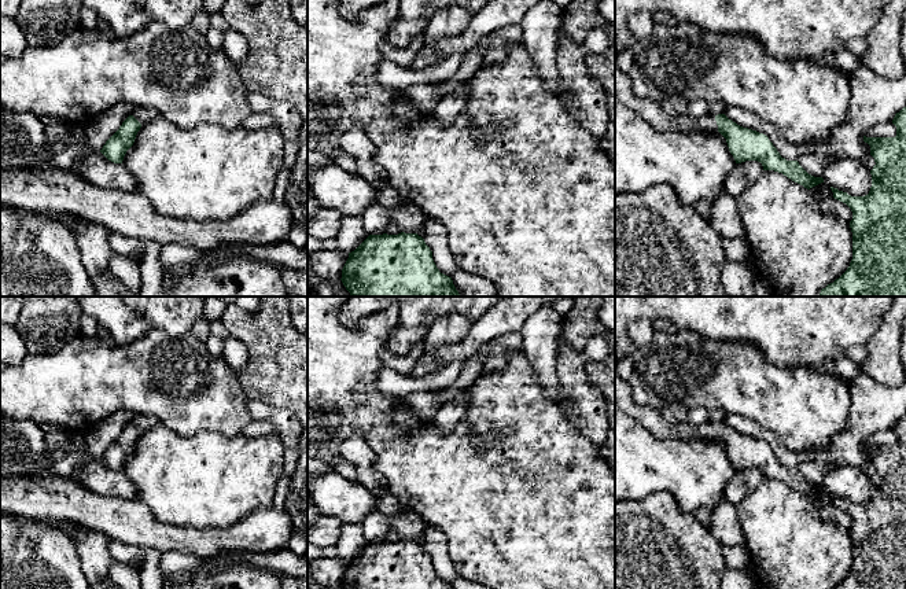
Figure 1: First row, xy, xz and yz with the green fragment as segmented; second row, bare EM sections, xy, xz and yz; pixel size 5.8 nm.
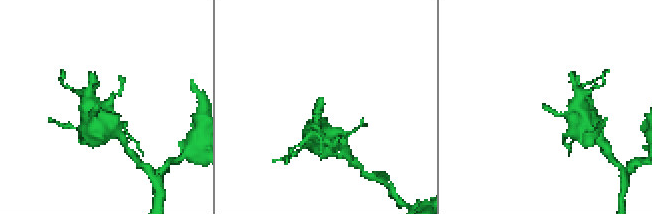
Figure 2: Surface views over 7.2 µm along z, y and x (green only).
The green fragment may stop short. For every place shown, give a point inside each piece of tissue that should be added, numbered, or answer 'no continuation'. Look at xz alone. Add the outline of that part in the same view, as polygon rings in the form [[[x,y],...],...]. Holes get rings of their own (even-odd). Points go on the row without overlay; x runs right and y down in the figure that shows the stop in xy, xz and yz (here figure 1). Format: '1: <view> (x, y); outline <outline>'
no continuation

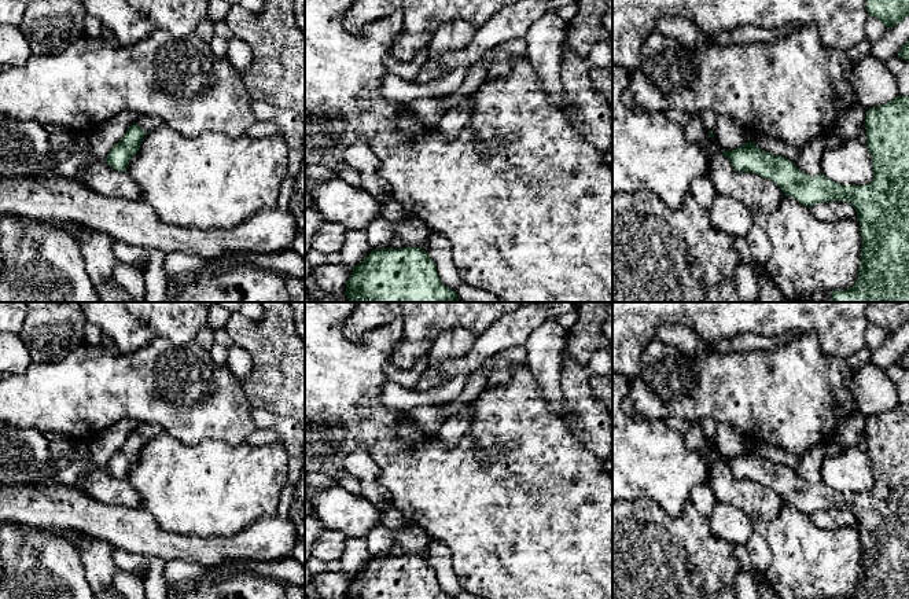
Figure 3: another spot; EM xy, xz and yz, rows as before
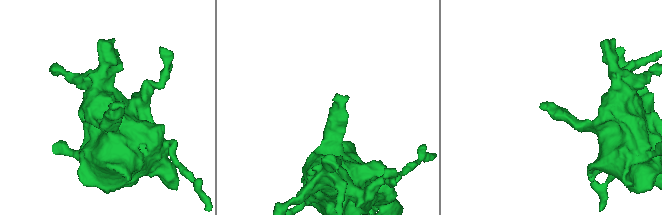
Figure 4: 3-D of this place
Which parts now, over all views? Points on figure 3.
no continuation

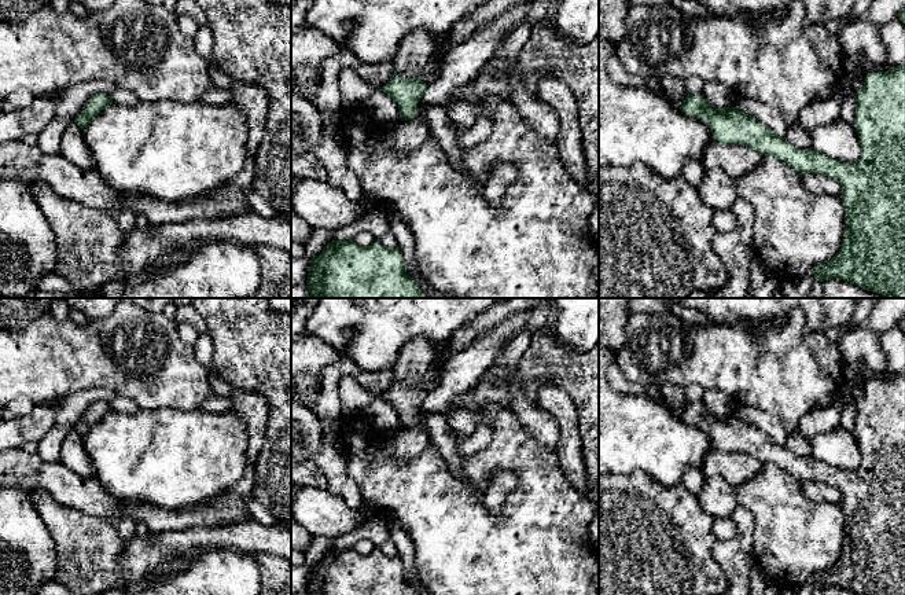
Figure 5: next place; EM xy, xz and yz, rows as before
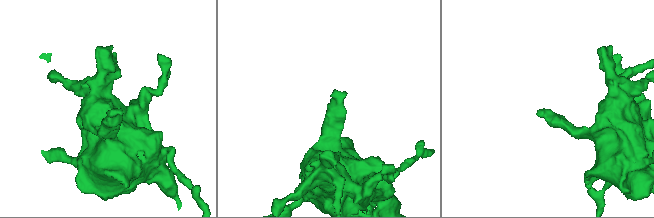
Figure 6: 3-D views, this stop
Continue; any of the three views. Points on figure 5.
1: xz (416, 356); outline [[[426,337],[406,341],[393,367],[394,379],[400,383],[417,386],[423,375],[434,367],[435,350],[433,342]]]

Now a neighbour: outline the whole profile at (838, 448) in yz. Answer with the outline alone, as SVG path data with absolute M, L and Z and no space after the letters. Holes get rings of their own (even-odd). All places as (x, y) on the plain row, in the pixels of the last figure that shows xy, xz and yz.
M842 426L813 437L810 455L827 466L842 470L854 470L861 463L861 451L856 436Z

